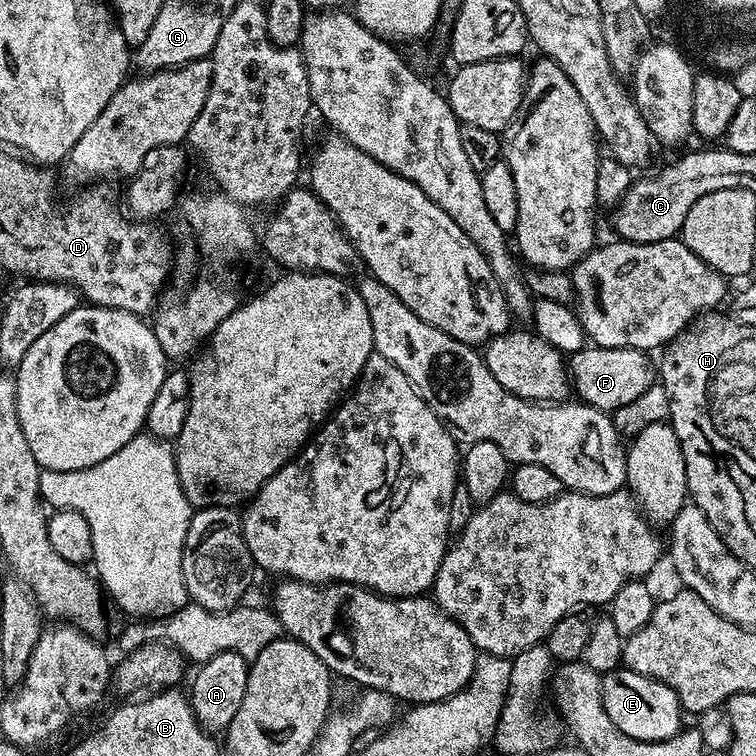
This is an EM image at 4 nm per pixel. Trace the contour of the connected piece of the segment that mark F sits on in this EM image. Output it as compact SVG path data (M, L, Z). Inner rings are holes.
M585 346L580 352L567 357L566 367L570 384L579 399L591 408L616 414L619 408L640 400L654 384L654 364L648 361L649 353L638 348L597 348Z

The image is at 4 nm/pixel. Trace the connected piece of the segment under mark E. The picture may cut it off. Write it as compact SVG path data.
M627 670L603 673L600 685L606 714L610 714L610 722L614 722L622 734L630 734L635 740L669 740L681 731L680 700L670 686Z

